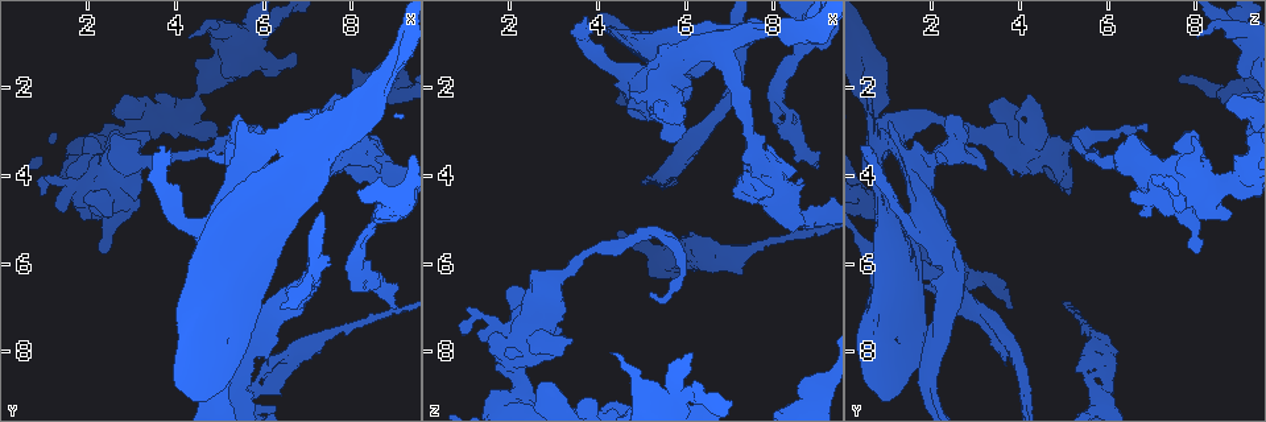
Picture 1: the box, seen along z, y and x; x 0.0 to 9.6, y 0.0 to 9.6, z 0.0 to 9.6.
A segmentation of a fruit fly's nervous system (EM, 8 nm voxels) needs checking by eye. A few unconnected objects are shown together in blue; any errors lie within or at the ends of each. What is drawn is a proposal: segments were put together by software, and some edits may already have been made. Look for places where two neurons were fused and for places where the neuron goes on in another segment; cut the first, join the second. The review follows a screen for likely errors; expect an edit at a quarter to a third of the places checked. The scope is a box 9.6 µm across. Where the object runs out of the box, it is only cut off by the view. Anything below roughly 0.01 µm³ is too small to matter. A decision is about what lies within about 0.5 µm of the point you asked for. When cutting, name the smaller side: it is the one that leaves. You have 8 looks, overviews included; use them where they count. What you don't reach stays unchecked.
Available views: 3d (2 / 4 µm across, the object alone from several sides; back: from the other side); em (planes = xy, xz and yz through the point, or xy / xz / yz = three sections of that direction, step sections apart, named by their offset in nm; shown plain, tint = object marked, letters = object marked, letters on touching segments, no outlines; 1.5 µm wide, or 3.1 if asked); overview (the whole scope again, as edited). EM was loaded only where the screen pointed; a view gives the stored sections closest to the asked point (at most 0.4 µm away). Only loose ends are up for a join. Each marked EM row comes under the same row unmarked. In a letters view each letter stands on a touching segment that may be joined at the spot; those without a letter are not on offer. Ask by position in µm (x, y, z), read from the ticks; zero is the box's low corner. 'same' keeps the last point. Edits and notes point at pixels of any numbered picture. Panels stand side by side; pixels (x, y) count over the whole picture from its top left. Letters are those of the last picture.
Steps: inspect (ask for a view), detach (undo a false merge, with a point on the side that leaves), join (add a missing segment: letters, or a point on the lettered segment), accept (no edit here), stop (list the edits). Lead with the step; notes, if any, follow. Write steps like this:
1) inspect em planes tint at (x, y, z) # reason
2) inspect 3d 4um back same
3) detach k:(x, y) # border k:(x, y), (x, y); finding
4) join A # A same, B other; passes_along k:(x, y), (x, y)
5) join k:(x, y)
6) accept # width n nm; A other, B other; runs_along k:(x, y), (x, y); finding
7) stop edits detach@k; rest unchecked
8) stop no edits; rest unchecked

inspect em xz step 4 tint at (4.25, 5.10, 1.40) # calibre changes

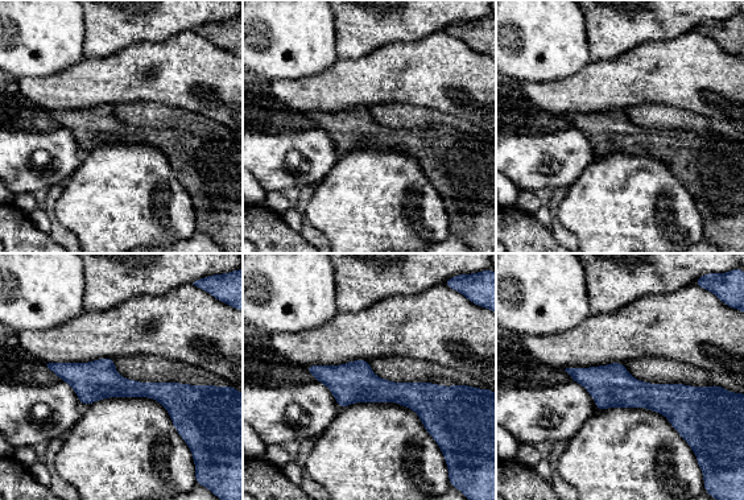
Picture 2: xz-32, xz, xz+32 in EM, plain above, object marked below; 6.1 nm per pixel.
inspect em planes letters same

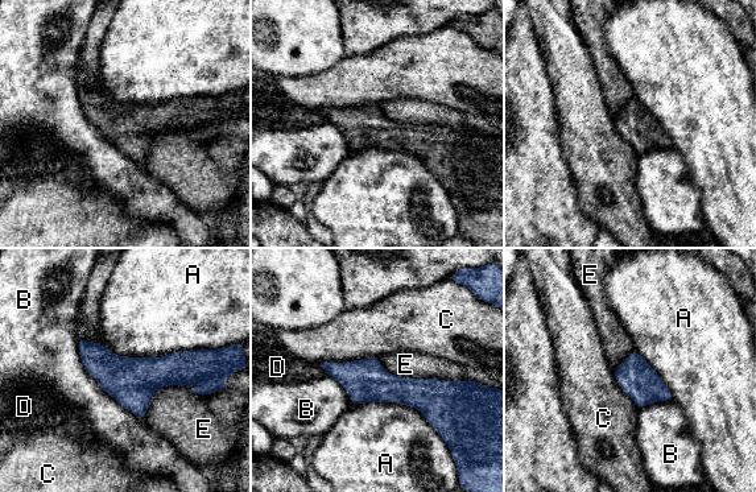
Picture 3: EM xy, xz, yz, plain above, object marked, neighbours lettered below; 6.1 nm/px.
accept # A other, B other, C other, D other, E other; runs_along 3:(326, 366), (387, 388), (455, 389); all the same neuron

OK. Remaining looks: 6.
inspect 3d 4um back at (6.05, 3.40, 1.20) # touches itself

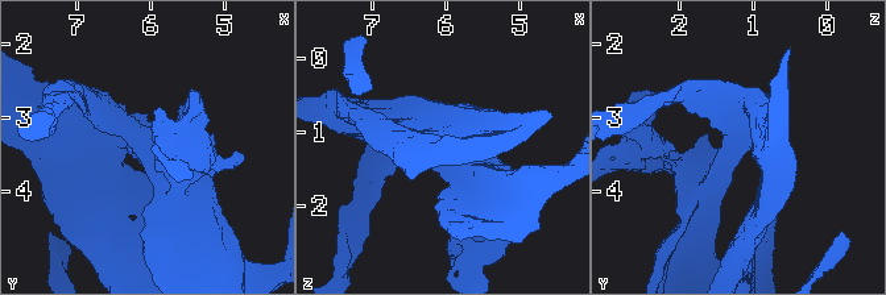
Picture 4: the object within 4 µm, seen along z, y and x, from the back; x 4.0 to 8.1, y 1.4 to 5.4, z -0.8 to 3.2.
inspect em planes letters at (6.05, 3.35, 1.25) # need the tissue

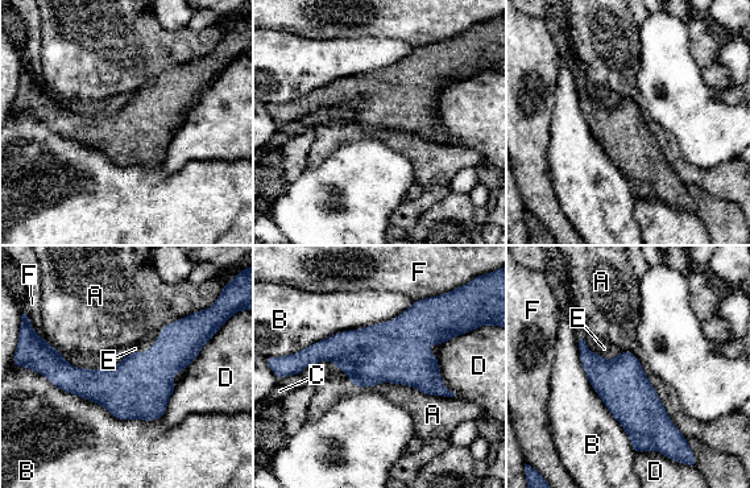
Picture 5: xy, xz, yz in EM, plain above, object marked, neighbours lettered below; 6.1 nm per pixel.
accept # A other, B other, C other, D other, E other, F other; border 5:(621, 350), (638, 359), (686, 438); all the same neuron

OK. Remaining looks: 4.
inspect 3d 2um at (6.05, 0.70, 9.00) # three arms meet

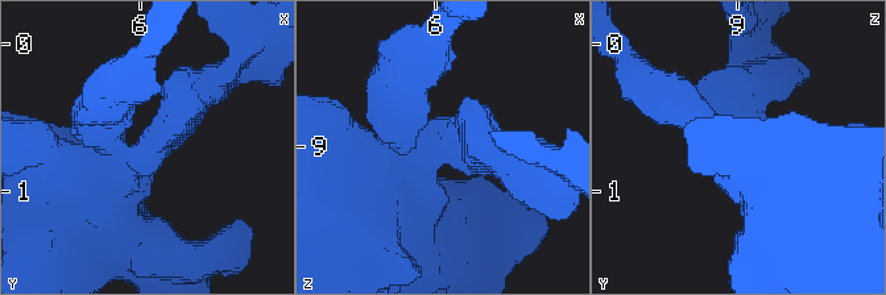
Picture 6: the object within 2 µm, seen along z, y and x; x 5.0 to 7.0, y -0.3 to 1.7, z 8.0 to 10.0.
inspect em yz step 4 tint at (6.02, 0.72, 8.94) # arms 3; arm_widths 220, 300, 750 nm

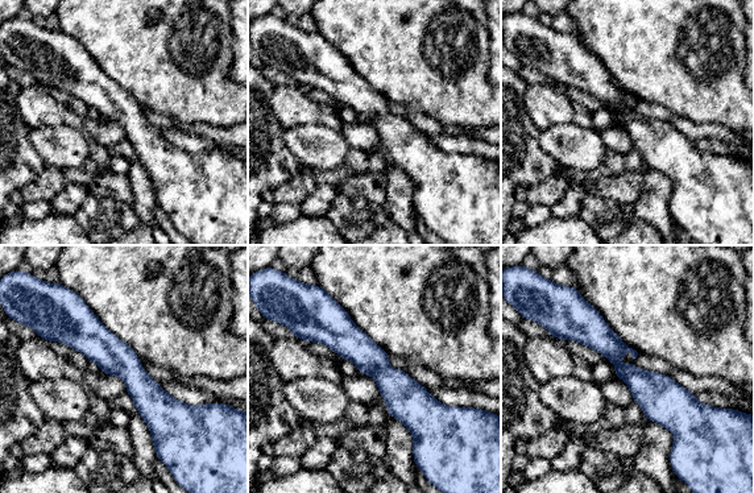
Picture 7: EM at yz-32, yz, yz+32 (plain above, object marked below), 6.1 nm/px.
inspect em planes letters same

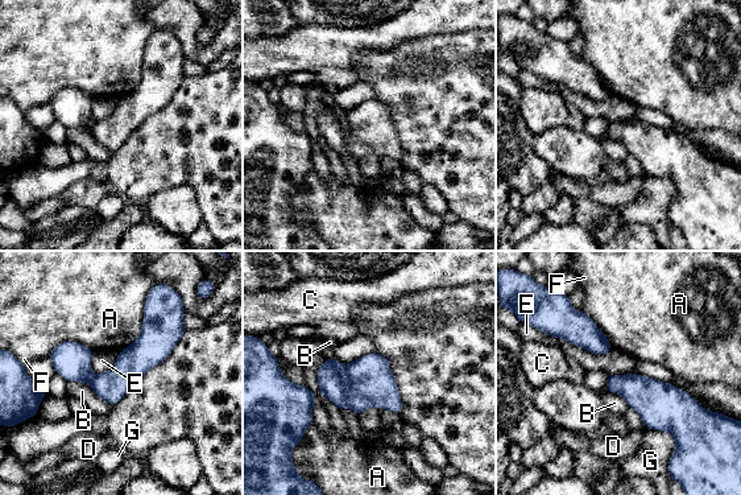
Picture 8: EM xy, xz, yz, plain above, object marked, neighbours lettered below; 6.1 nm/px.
accept # A other, B other, C other, D other, E other, F other, G other; border 8:(118, 354), (108, 370), (91, 372); all the same neuron

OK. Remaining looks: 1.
stop no edits; rest unchecked

